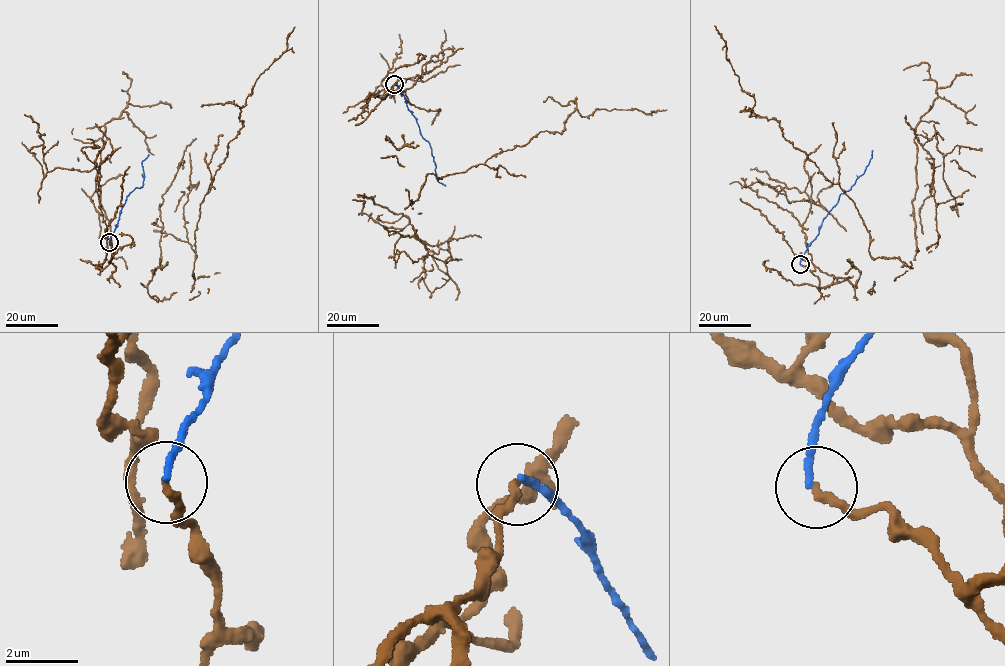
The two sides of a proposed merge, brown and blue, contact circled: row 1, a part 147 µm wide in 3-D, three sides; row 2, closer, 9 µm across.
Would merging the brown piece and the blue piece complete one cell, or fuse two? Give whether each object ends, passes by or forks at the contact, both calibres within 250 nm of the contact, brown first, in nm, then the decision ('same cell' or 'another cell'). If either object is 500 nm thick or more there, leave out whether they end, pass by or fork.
brown ends; blue ends; calibres 240 and 170 nm; another cell

